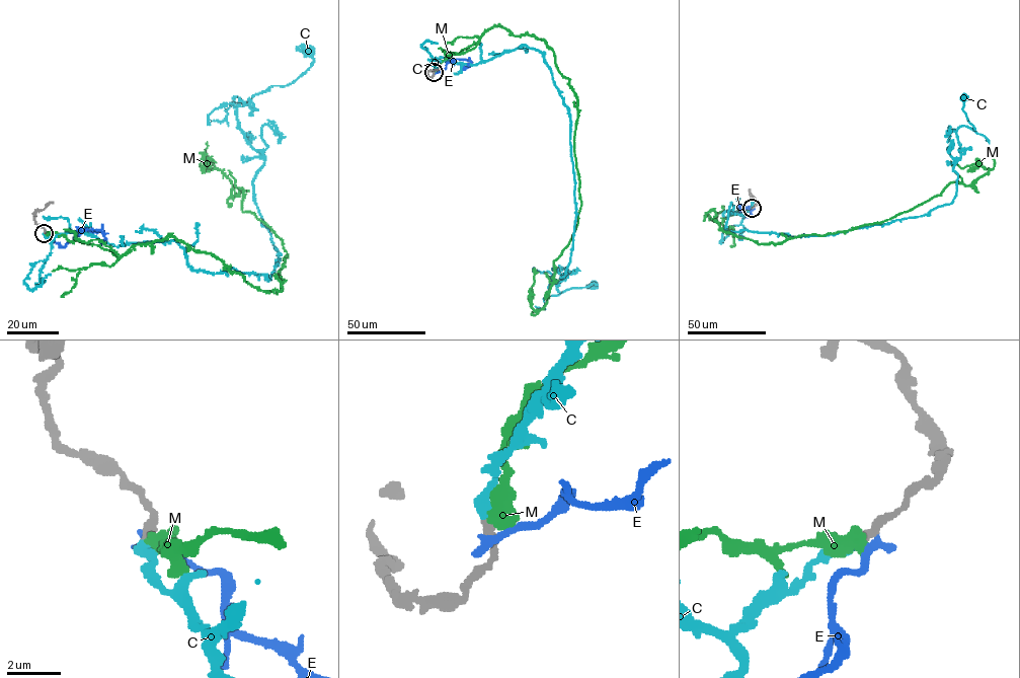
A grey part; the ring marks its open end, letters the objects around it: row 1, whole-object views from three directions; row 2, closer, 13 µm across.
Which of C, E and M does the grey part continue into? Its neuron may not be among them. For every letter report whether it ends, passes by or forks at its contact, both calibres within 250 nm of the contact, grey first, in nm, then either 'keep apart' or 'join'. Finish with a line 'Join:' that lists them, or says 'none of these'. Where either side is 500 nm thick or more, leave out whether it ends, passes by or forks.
C: it ends; calibres 400 and 400 nm; join
E: it ends; calibres 480 and 400 nm; keep apart
M: calibres 400 and 650 nm; keep apart
Join: C

